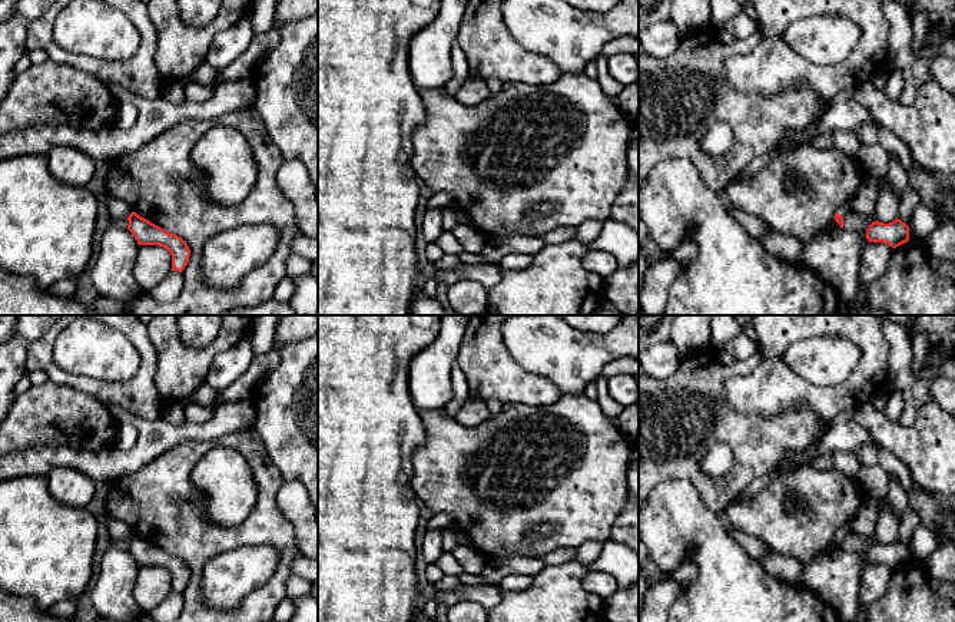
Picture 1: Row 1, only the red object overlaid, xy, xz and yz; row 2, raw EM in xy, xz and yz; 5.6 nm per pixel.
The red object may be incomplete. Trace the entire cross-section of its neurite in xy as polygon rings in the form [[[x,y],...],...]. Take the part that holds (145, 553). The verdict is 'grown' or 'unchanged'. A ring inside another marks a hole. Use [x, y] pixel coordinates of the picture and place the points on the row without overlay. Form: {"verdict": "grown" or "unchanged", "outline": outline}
{"verdict": "grown", "outline": [[[107,515],[106,523],[113,540],[129,540],[127,550],[139,566],[159,566],[166,569],[172,576],[172,592],[182,593],[185,590],[190,578],[190,570],[180,558],[169,555],[160,547],[139,537],[127,525]]]}

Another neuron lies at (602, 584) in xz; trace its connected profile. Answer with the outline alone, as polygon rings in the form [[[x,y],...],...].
[[[593,568],[583,578],[583,586],[603,599],[611,596],[619,589],[617,580],[610,573],[598,572]]]

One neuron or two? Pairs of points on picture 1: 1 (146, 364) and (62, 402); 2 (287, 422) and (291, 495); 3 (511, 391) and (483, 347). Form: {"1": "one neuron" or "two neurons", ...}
{"1": "two neurons", "2": "two neurons", "3": "one neuron"}

